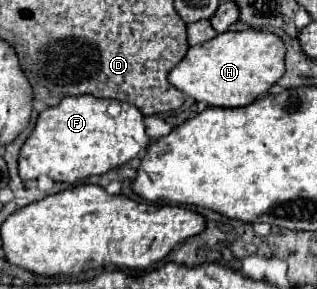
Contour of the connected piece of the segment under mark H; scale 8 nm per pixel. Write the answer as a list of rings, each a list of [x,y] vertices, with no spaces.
[[[227,30],[203,44],[191,46],[185,58],[169,72],[167,80],[185,96],[193,98],[195,102],[207,102],[209,106],[219,106],[219,108],[241,108],[251,104],[255,98],[267,94],[269,88],[283,74],[285,74],[285,44],[281,42],[279,36],[271,32],[257,32],[257,30],[247,30],[247,32]]]

